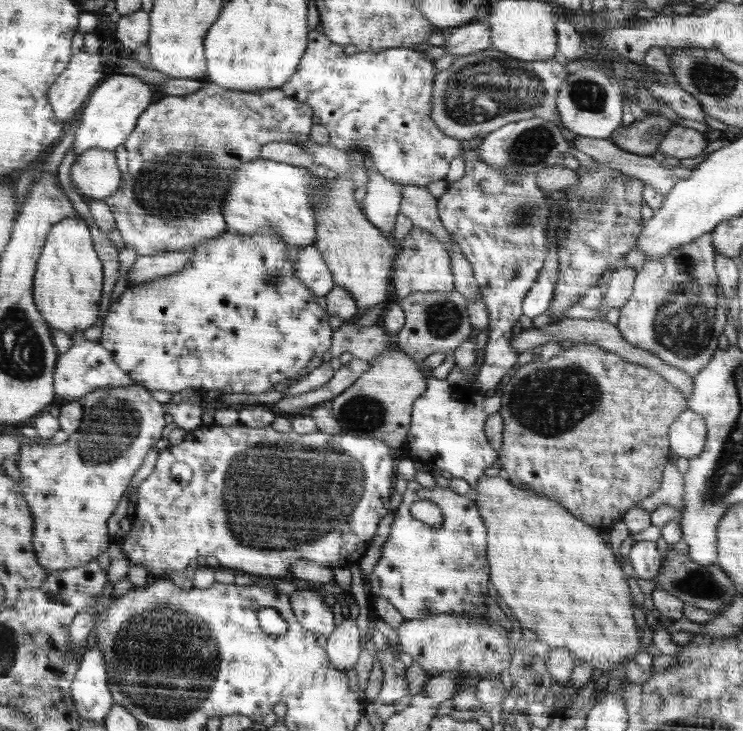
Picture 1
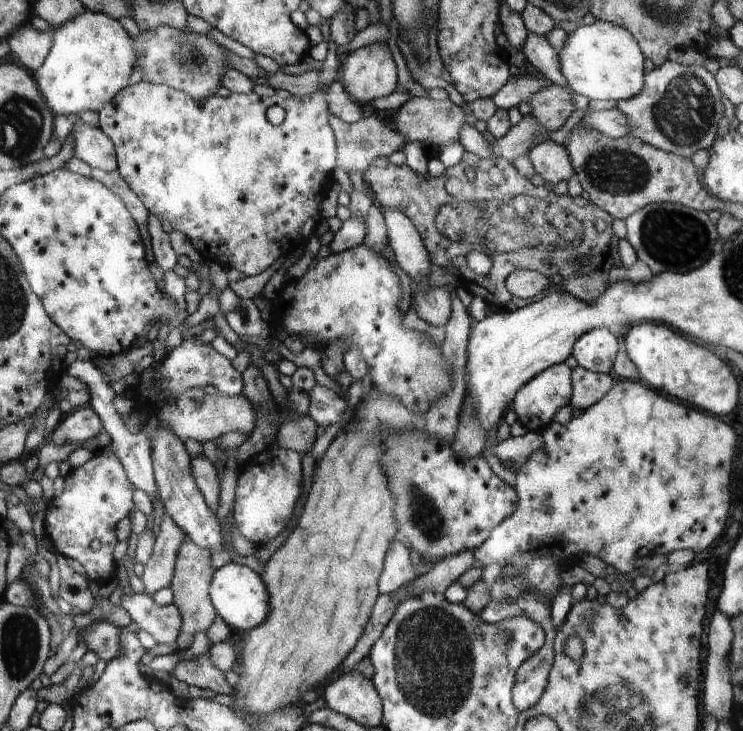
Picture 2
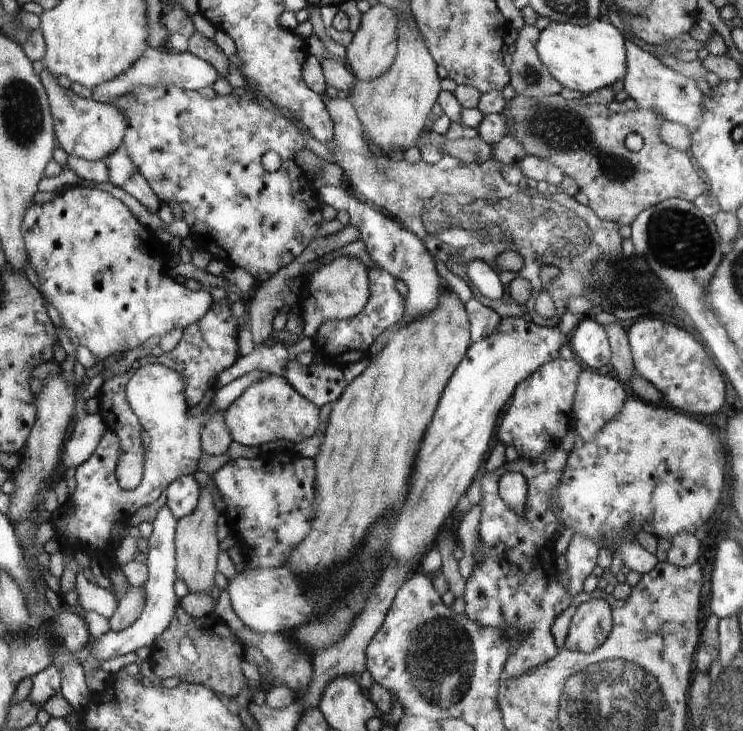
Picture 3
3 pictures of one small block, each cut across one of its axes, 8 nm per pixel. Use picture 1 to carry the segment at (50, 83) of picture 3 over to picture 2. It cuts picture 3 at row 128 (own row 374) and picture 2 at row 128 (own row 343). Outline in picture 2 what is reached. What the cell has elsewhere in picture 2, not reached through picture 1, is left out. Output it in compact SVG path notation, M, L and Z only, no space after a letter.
M78 122L70 133L74 136L75 157L92 169L110 173L118 169L115 149L99 126Z

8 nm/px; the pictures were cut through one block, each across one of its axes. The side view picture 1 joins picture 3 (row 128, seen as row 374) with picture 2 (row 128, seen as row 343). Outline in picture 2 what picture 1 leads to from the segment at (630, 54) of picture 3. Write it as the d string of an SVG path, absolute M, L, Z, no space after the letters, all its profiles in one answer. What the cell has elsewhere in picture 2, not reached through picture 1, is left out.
M666 61L645 79L645 87L634 99L619 101L617 110L629 121L629 134L666 153L692 158L698 150L709 150L724 114L717 80L704 66L683 66Z

